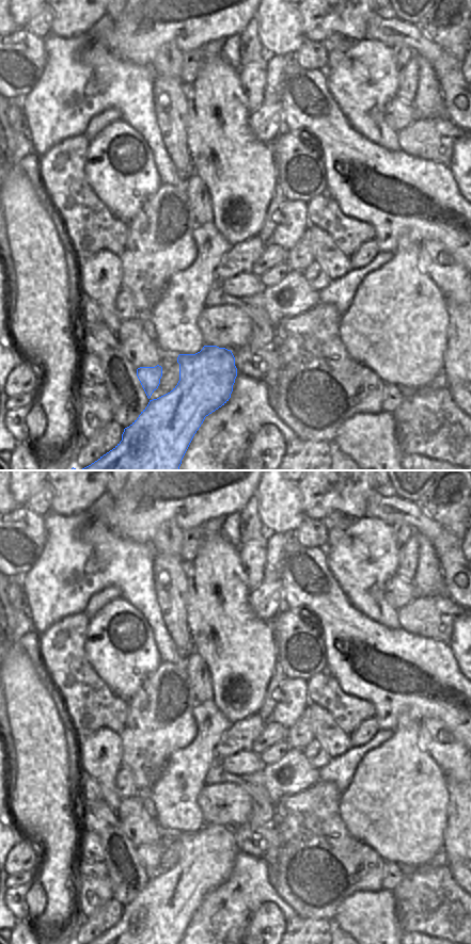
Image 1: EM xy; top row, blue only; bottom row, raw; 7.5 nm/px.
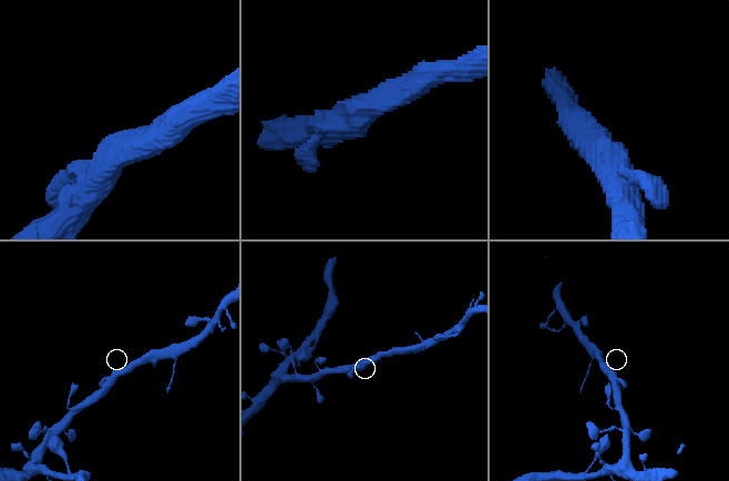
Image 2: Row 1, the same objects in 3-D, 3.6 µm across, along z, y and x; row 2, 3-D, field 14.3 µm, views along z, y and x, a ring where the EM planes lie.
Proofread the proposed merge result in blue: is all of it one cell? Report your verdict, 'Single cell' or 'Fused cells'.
Single cell

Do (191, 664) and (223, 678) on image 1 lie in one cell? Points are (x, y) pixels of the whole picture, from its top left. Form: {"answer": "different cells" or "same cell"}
{"answer": "different cells"}

